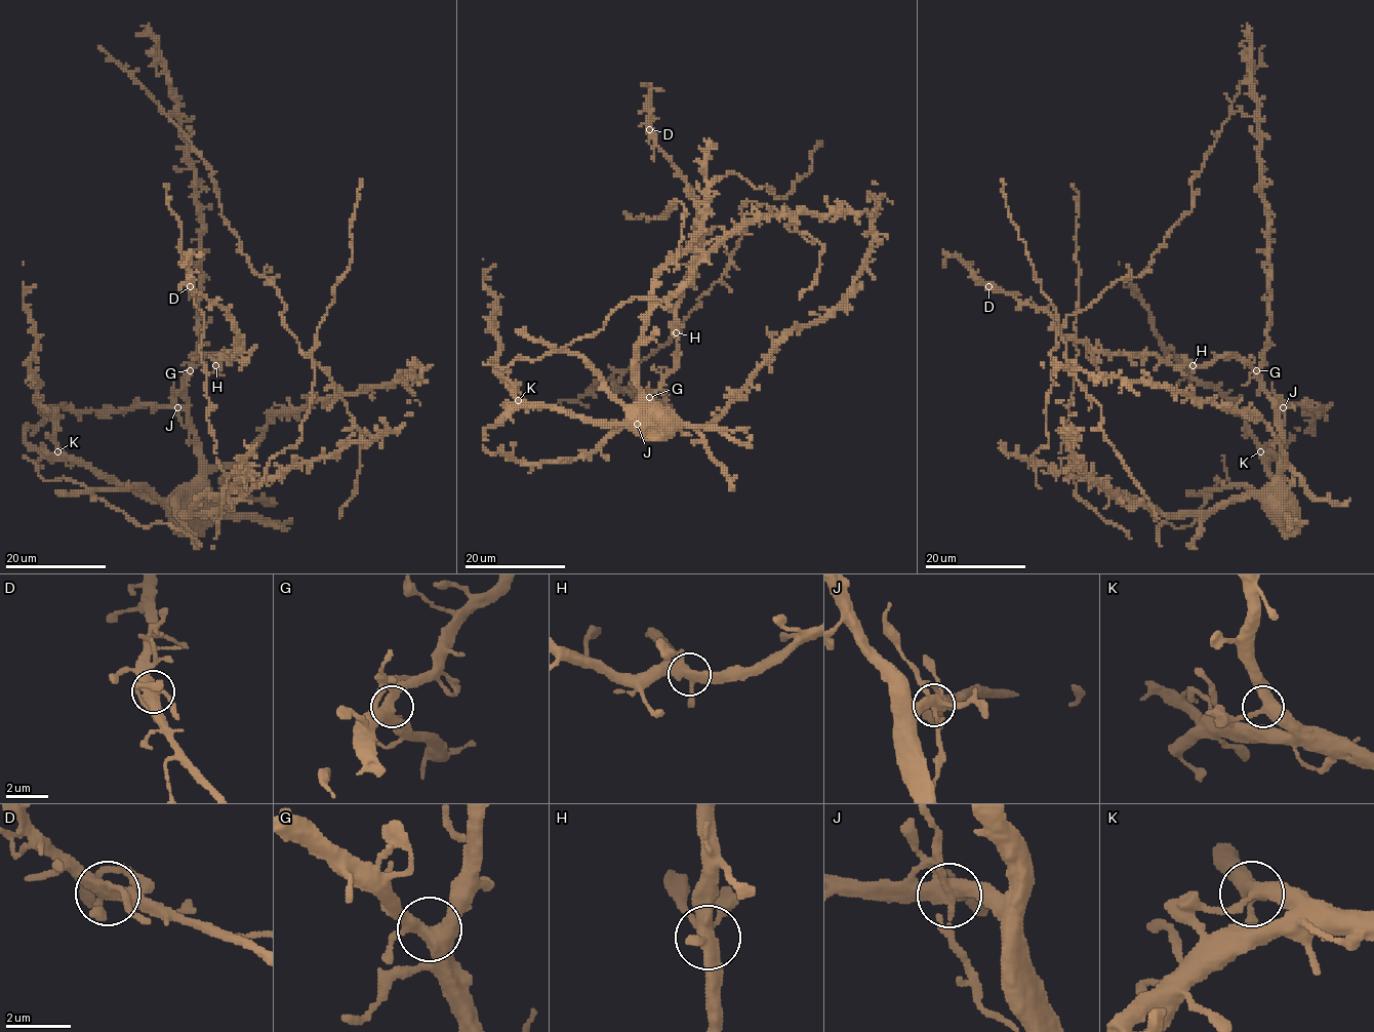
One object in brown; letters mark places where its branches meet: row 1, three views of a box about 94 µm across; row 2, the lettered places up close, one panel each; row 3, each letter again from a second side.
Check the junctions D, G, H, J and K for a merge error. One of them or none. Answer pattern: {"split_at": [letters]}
{"split_at": ["J"]}

